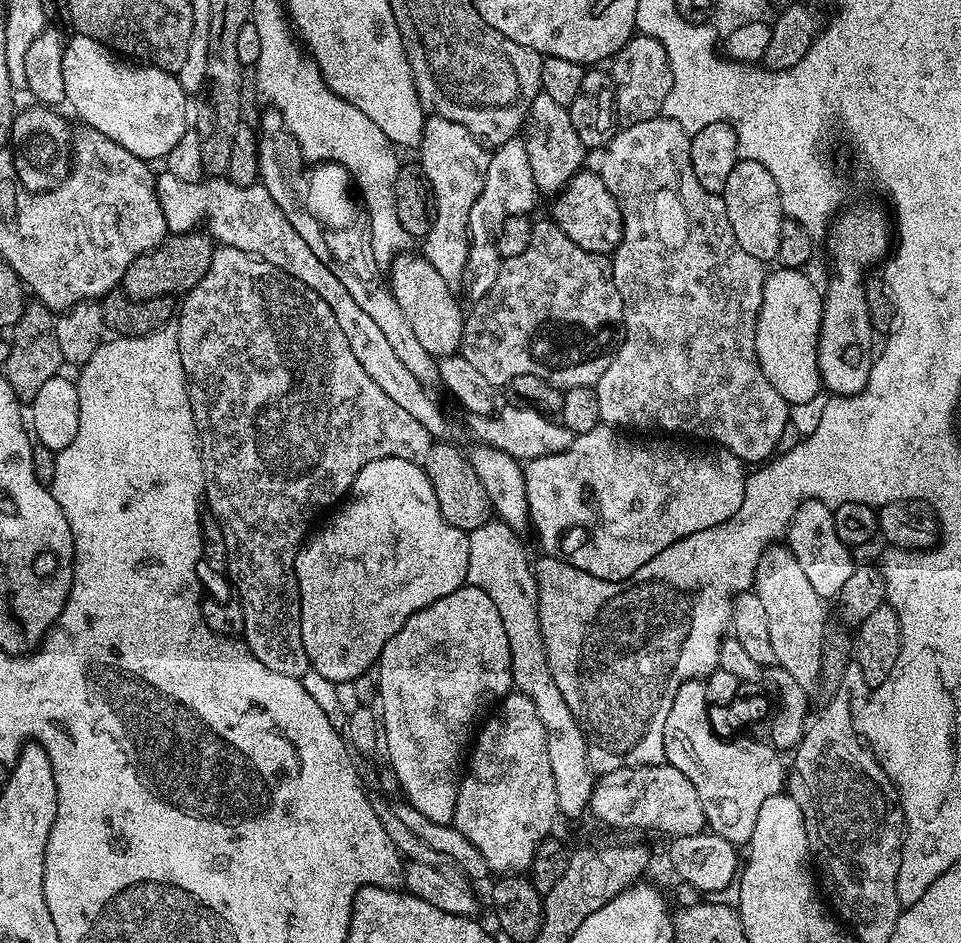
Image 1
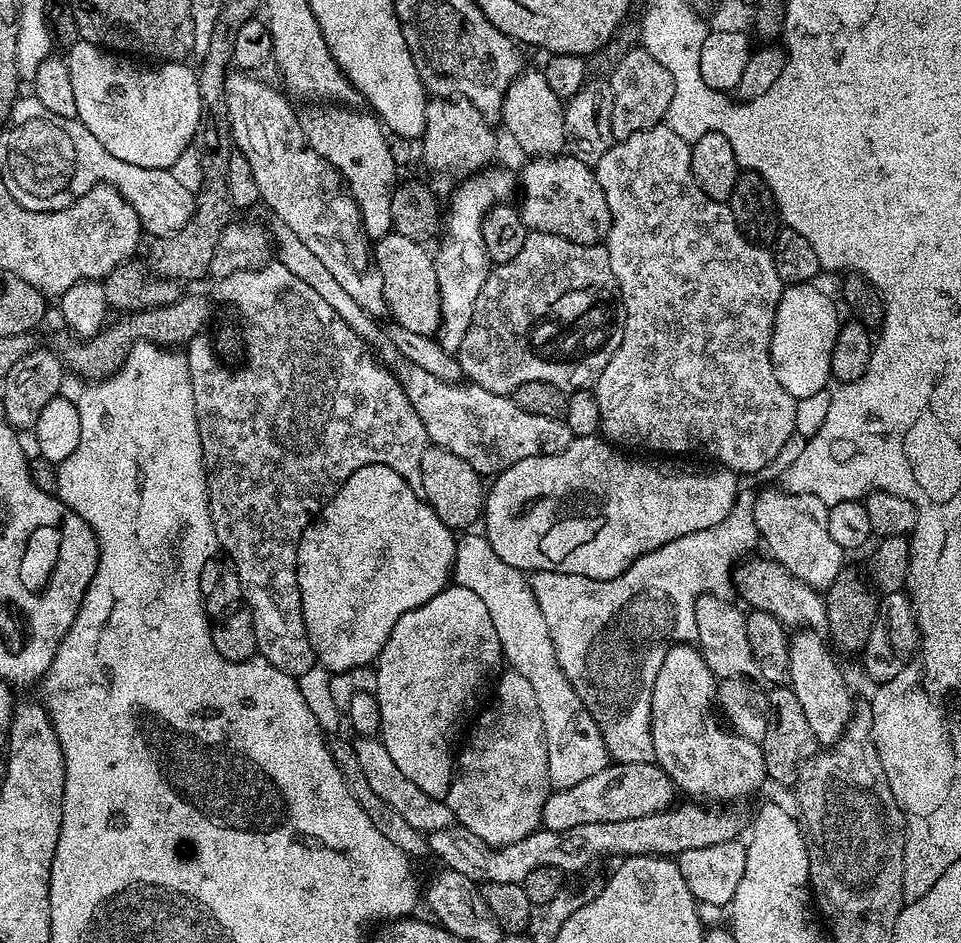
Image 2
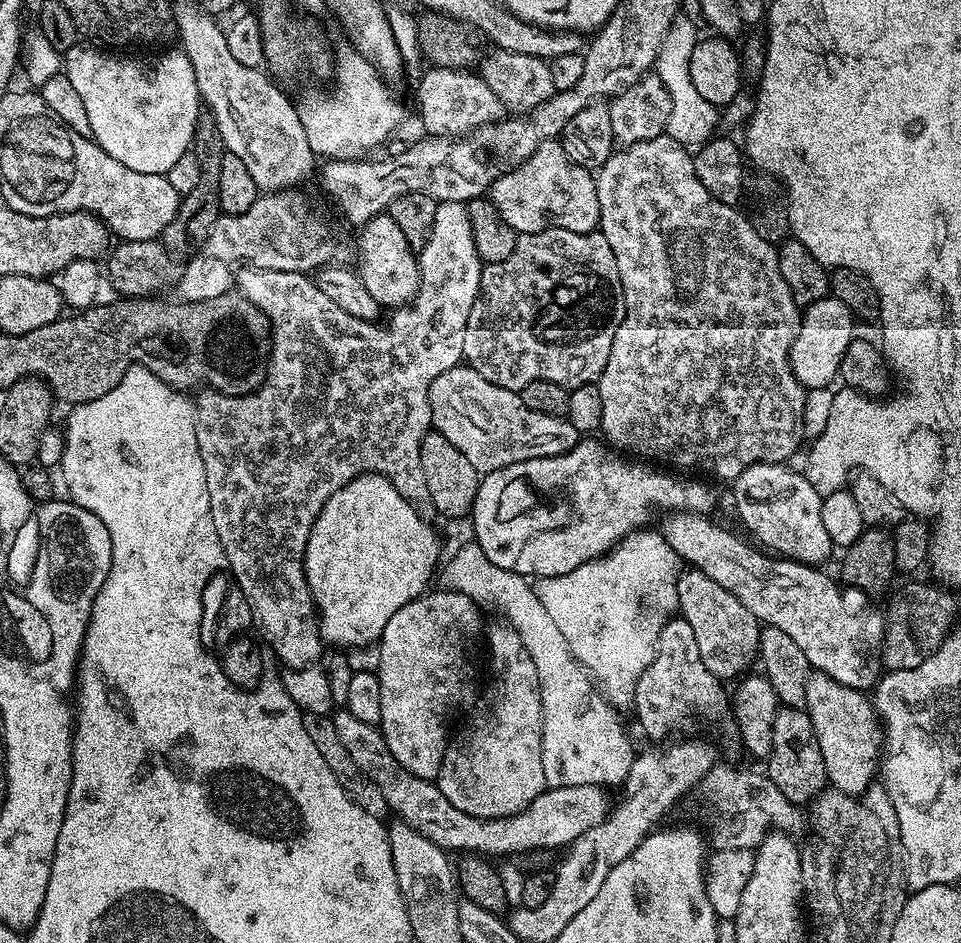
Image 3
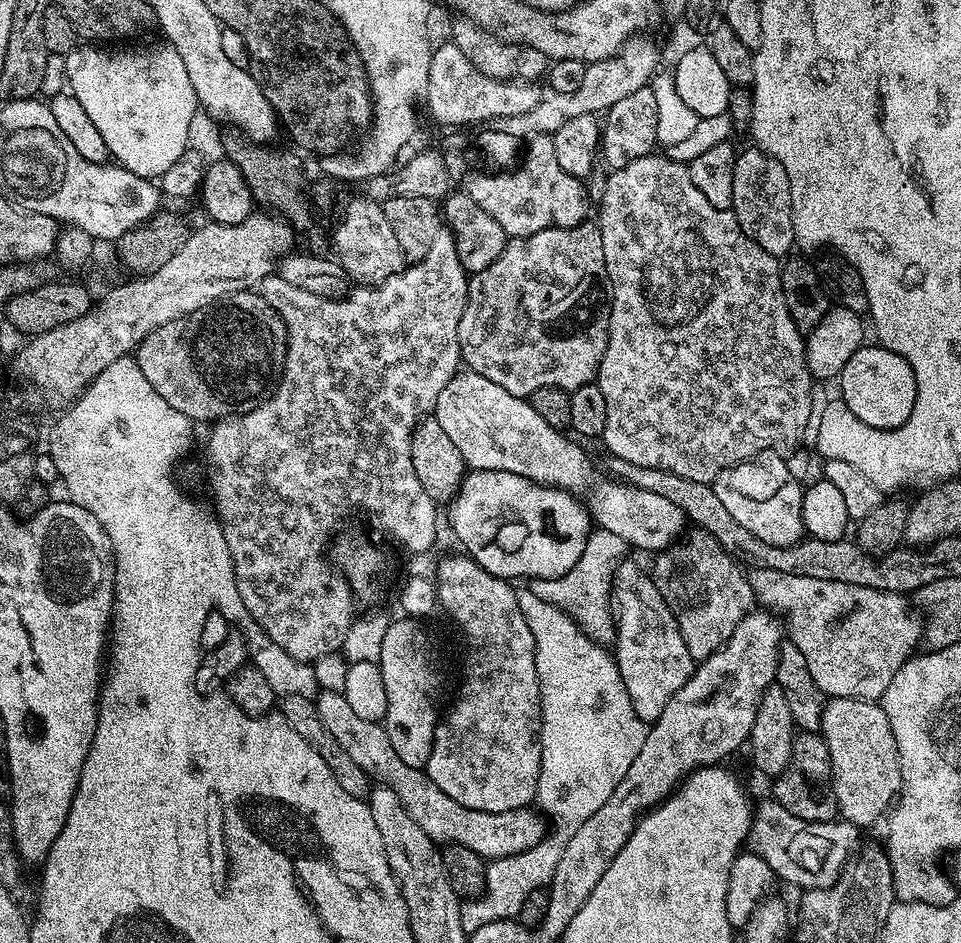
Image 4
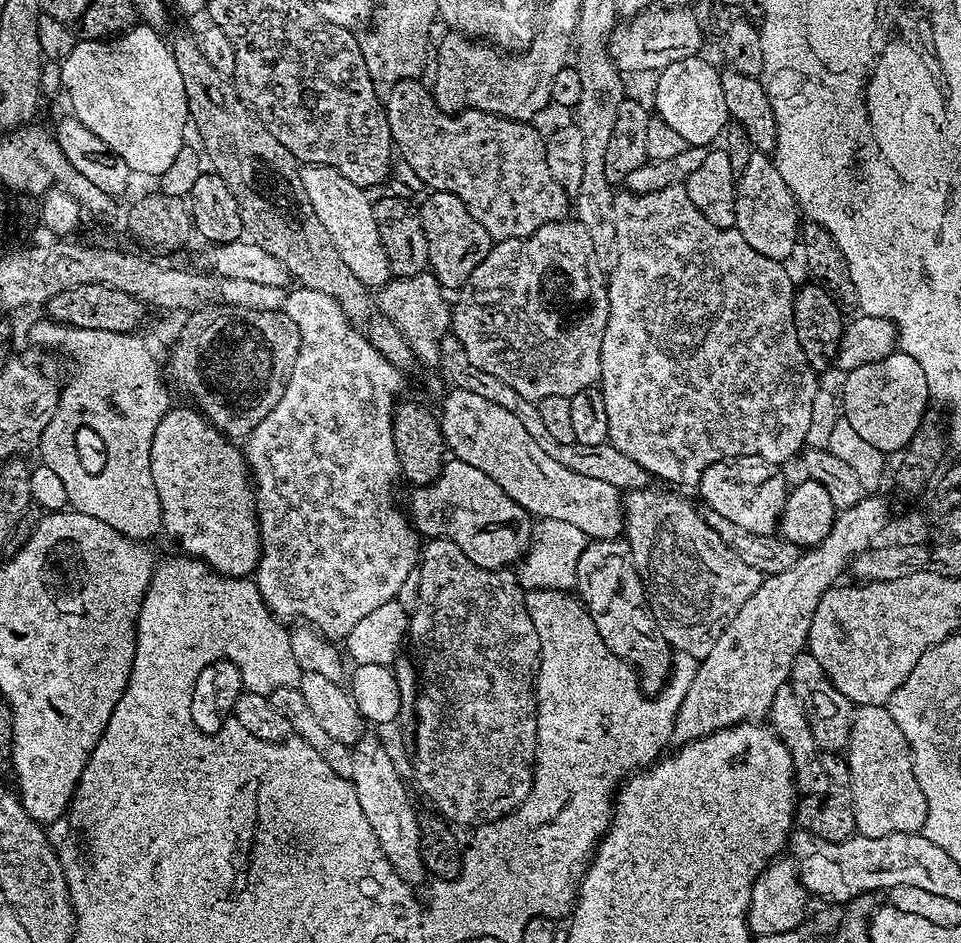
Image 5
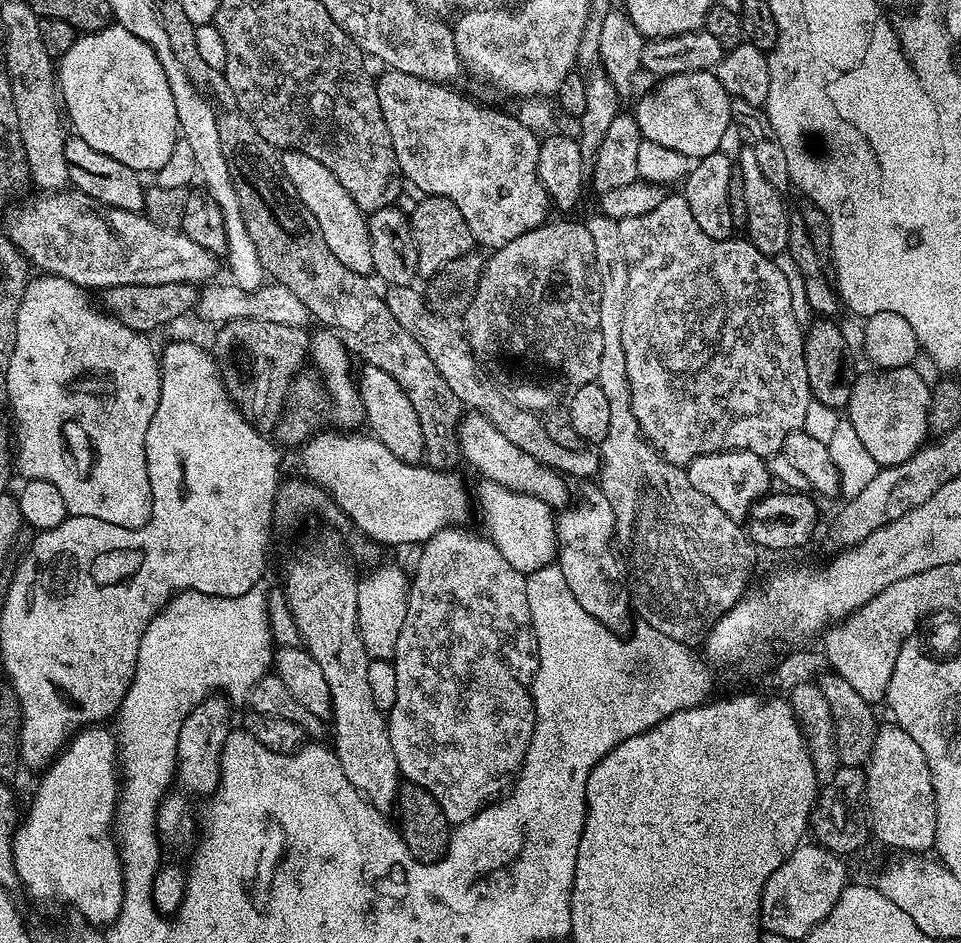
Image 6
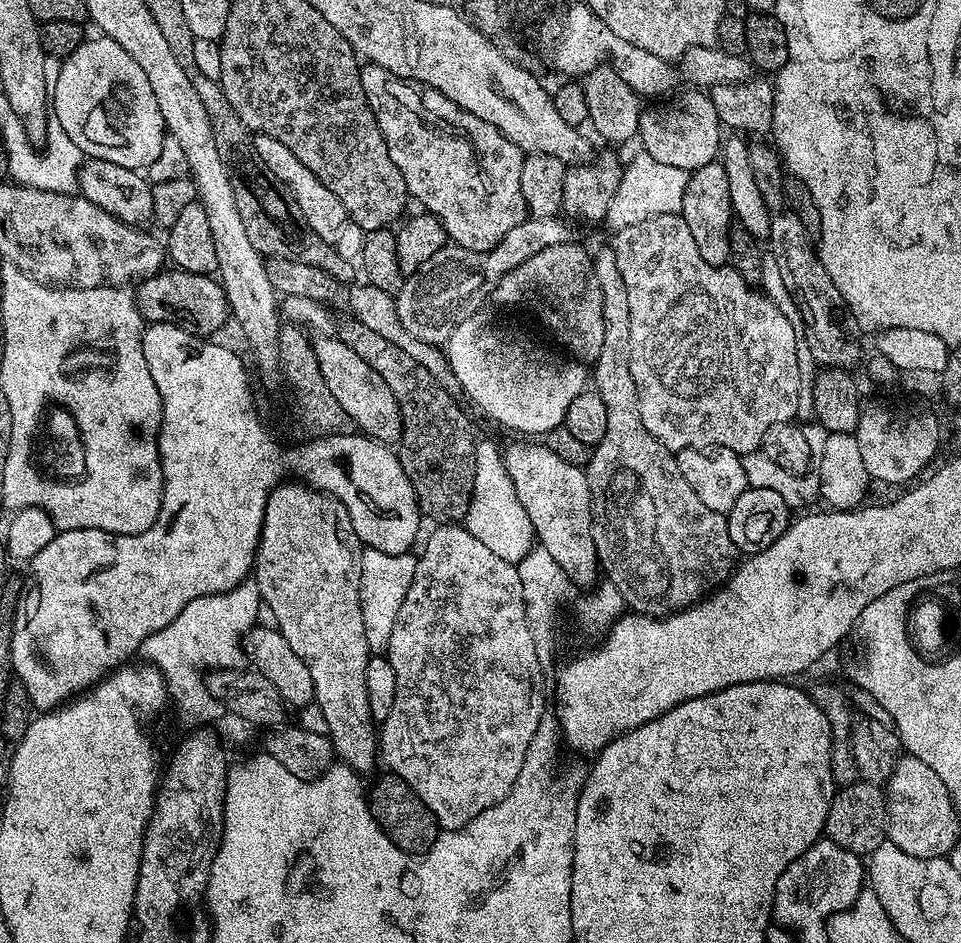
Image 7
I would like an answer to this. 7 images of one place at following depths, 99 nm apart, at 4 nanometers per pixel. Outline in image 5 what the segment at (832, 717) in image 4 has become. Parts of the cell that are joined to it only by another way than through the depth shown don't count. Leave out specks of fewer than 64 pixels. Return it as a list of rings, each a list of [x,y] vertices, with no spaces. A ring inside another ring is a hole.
[[[861,704],[853,711],[847,756],[856,832],[870,838],[920,832],[928,813],[926,798],[918,790],[906,738],[885,705]]]

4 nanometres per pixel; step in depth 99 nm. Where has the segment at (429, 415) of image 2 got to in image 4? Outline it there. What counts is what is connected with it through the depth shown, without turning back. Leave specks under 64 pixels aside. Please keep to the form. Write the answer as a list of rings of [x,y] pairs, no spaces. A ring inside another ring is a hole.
[[[461,370],[452,376],[450,382],[446,382],[438,394],[434,405],[434,419],[438,426],[442,426],[446,438],[454,442],[454,450],[462,454],[469,469],[502,470],[518,474],[536,484],[546,484],[550,488],[558,488],[573,494],[581,494],[580,492],[586,491],[592,484],[592,464],[588,461],[583,446],[575,444],[580,442],[561,429],[550,426],[550,422],[539,417],[538,412],[525,397],[510,394],[510,390],[502,390],[498,382],[490,382],[490,378],[482,378],[482,374]]]

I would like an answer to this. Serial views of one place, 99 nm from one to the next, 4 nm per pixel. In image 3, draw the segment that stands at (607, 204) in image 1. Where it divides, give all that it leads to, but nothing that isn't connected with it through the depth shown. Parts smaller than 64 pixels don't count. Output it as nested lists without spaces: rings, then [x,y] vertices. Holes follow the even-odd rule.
[[[559,139],[543,140],[512,172],[499,176],[486,193],[487,199],[517,234],[541,232],[547,228],[574,230],[574,234],[595,232],[600,226],[596,177],[589,169],[570,162]]]

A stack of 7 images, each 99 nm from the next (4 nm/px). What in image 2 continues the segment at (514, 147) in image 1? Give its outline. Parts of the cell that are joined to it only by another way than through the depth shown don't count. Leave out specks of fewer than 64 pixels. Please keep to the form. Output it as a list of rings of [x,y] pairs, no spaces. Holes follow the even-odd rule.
[[[491,168],[475,178],[465,179],[468,181],[457,190],[456,197],[452,200],[452,213],[449,216],[447,213],[442,224],[444,241],[441,242],[440,249],[435,249],[434,252],[440,287],[438,343],[453,354],[459,353],[462,338],[466,338],[466,330],[470,330],[470,318],[474,318],[474,302],[478,302],[478,294],[482,294],[482,286],[486,286],[490,271],[486,238],[482,236],[484,214],[491,210],[493,204],[507,201],[508,195],[512,191],[515,193],[518,188],[515,175],[511,176],[504,168]]]

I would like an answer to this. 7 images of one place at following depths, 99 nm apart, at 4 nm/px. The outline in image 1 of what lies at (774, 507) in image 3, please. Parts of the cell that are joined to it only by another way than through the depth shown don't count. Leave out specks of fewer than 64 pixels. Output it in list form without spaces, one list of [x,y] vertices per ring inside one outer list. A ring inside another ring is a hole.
[[[808,500],[798,506],[794,518],[788,523],[786,547],[794,554],[798,566],[802,566],[810,586],[814,586],[814,594],[821,598],[839,597],[842,586],[846,586],[846,578],[850,578],[852,573],[854,559],[848,545],[842,543],[834,531],[834,518],[829,505],[820,500]]]

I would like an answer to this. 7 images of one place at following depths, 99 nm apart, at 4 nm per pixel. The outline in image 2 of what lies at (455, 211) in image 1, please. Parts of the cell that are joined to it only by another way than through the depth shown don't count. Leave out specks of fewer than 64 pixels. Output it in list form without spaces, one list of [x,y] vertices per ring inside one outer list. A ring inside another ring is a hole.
[[[429,99],[426,106],[426,126],[422,137],[425,162],[436,172],[477,173],[489,163],[487,160],[496,152],[496,132],[488,124],[491,124],[489,117],[483,116],[468,100]]]

